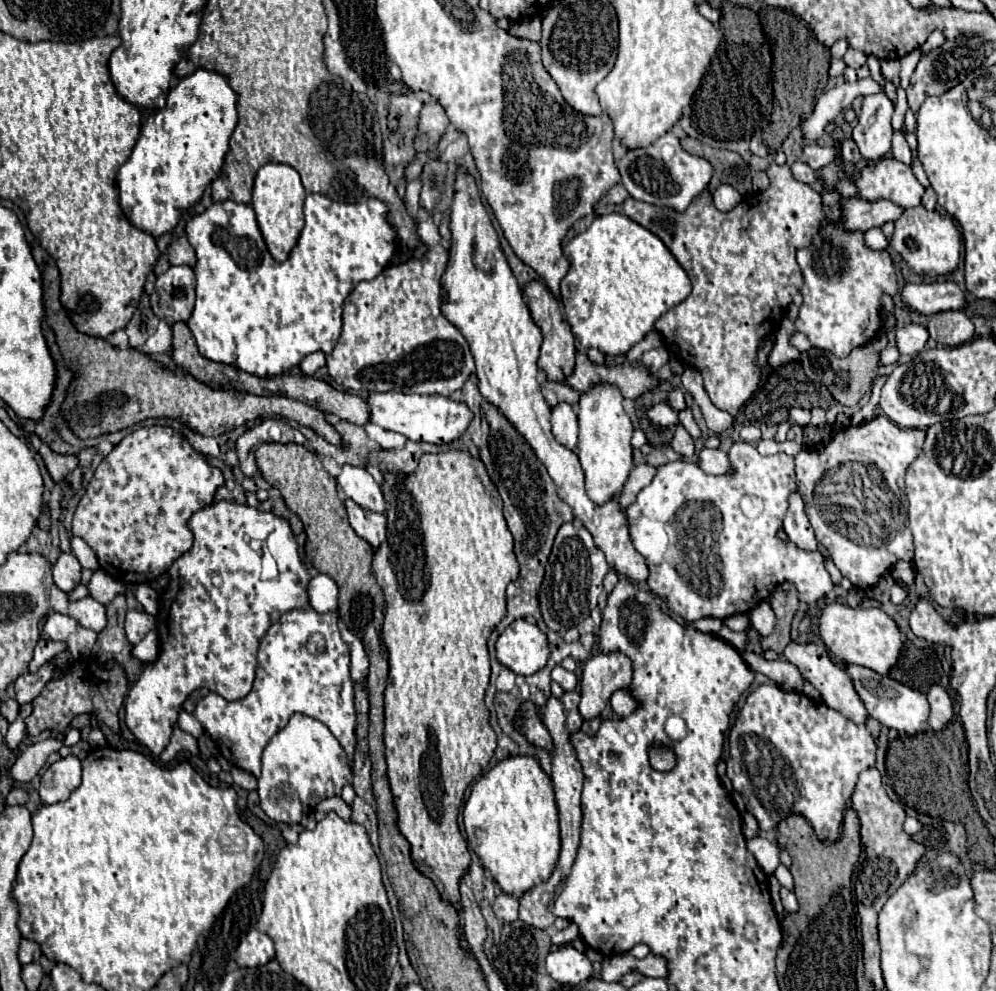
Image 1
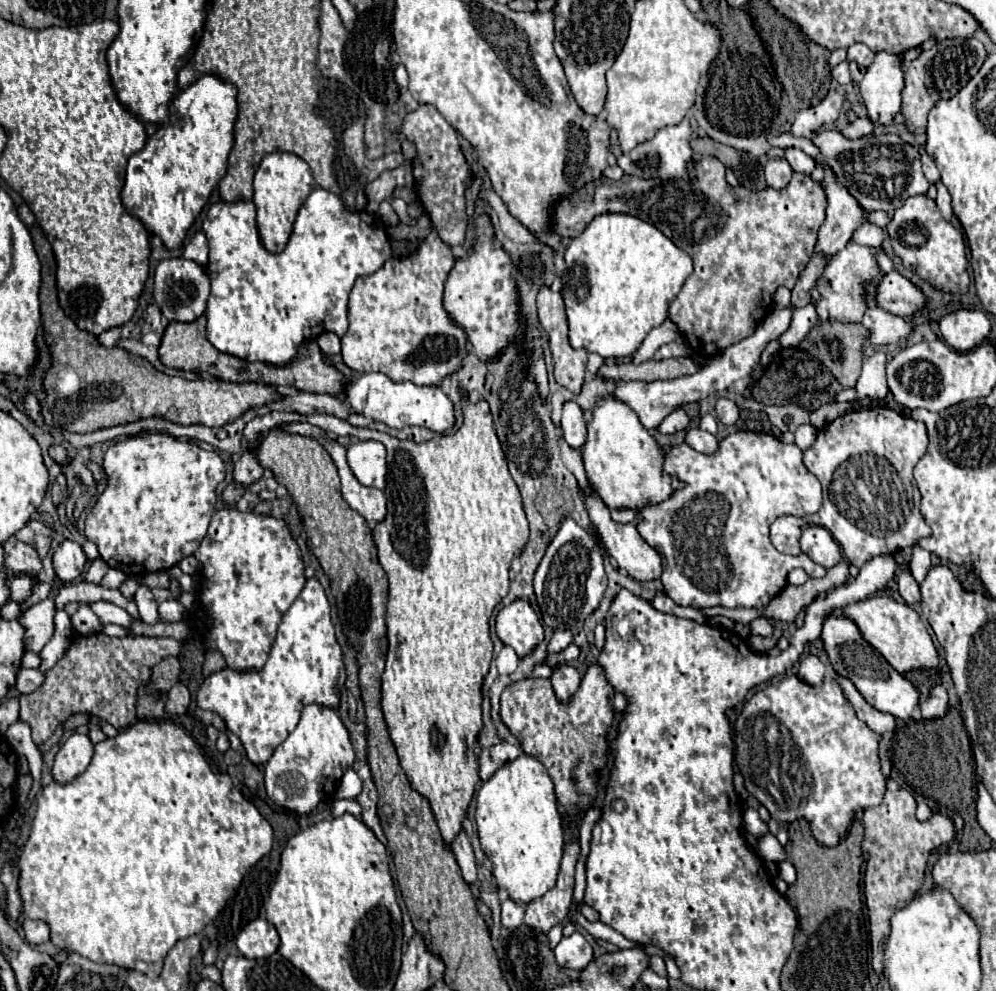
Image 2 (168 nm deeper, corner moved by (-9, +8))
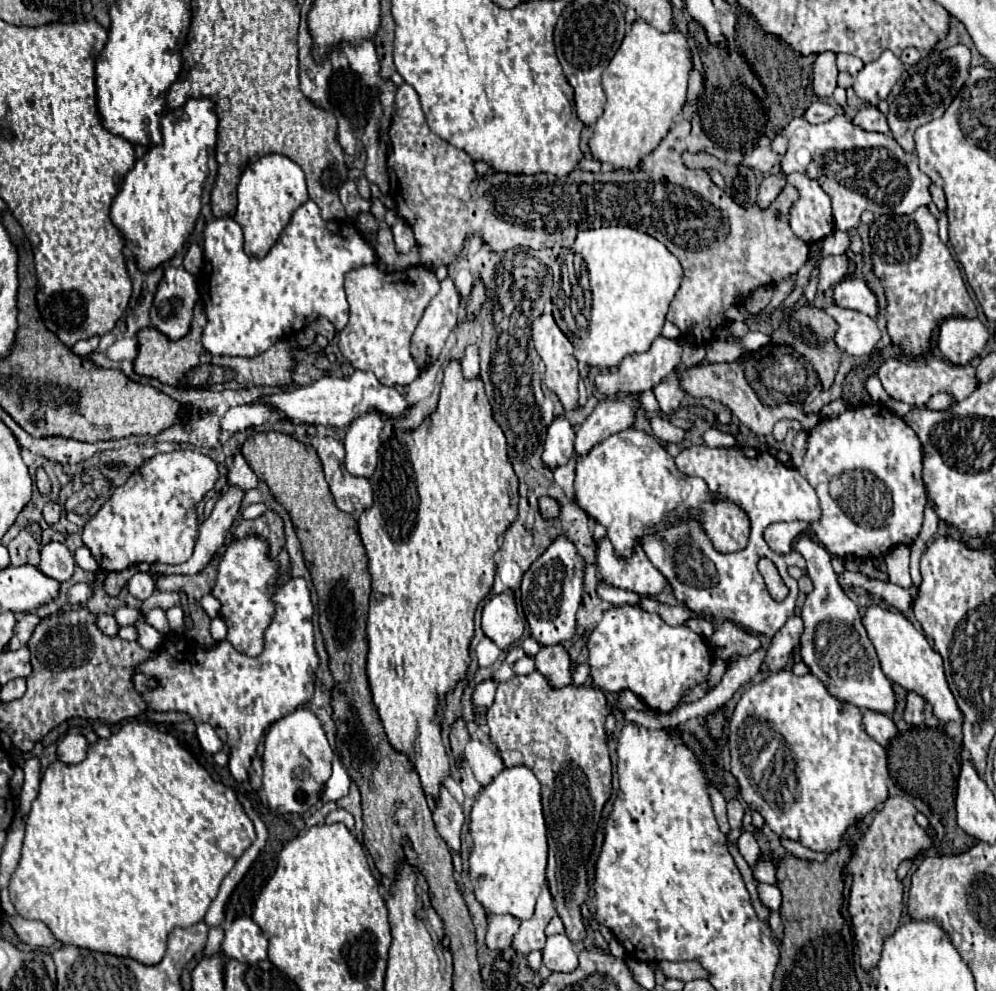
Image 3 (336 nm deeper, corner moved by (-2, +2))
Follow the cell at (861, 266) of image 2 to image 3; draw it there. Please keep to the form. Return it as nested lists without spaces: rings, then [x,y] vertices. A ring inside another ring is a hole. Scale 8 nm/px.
[[[827,256],[819,262],[819,292],[829,290],[833,284],[841,282],[847,276],[847,256]]]

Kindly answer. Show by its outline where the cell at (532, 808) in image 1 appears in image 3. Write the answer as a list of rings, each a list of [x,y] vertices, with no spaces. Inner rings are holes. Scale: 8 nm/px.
[[[527,766],[505,768],[477,796],[469,830],[473,848],[469,854],[469,878],[477,902],[487,914],[509,914],[517,920],[533,916],[535,900],[545,886],[547,828],[541,812],[541,784]]]

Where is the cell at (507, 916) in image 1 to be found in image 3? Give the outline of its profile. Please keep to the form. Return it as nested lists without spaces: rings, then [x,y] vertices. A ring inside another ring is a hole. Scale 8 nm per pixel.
[[[491,916],[485,944],[489,950],[509,948],[515,932],[519,930],[519,920],[513,916]]]

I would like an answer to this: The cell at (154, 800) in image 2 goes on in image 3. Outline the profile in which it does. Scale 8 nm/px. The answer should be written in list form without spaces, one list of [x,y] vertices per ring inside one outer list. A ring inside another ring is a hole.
[[[125,722],[109,738],[99,738],[95,744],[91,744],[87,758],[83,762],[63,764],[55,760],[53,764],[49,764],[49,768],[45,770],[45,776],[41,778],[39,796],[31,804],[31,812],[27,816],[21,860],[17,870],[11,876],[9,896],[15,910],[23,918],[45,922],[55,934],[55,938],[63,944],[73,944],[73,946],[81,946],[81,948],[89,948],[89,950],[97,950],[105,954],[115,954],[115,956],[129,956],[143,964],[159,964],[159,960],[165,956],[169,932],[175,926],[187,928],[203,920],[209,904],[217,896],[221,880],[231,872],[235,862],[253,844],[253,840],[255,840],[253,822],[243,812],[235,792],[229,786],[215,782],[209,776],[209,772],[195,760],[195,756],[179,744],[175,736],[161,732],[149,724]]]

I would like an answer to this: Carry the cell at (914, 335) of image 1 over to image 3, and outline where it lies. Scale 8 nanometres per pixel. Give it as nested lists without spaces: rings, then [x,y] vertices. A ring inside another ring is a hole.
[[[827,306],[825,312],[837,322],[835,344],[843,352],[853,356],[865,356],[879,342],[881,332],[873,318],[855,310],[839,308],[839,306]]]

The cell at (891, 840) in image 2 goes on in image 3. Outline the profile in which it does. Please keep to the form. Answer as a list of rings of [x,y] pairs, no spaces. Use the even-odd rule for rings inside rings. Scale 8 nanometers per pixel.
[[[891,796],[883,804],[883,810],[877,812],[865,836],[859,840],[855,856],[849,862],[849,874],[853,882],[847,912],[851,916],[859,948],[859,962],[863,970],[871,970],[877,966],[883,950],[883,940],[891,936],[891,932],[895,932],[901,918],[903,884],[897,880],[895,874],[897,864],[901,864],[907,858],[913,858],[917,852],[927,850],[931,846],[931,838],[927,830],[917,826],[915,814],[917,810],[909,800],[905,800],[903,796]]]

